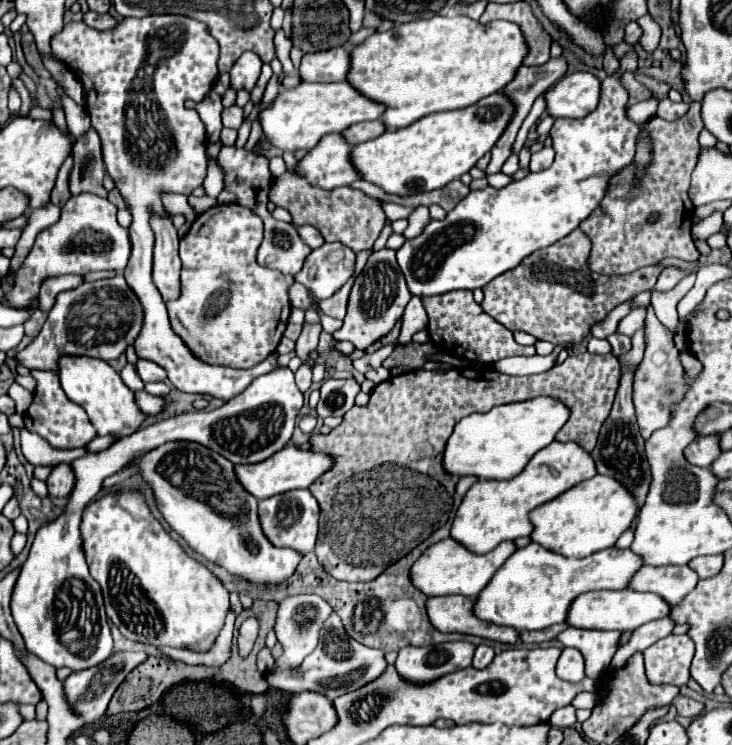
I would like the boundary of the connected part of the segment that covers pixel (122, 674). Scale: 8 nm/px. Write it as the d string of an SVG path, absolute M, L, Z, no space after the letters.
M114 653L110 659L106 659L104 663L100 663L98 667L90 667L78 673L72 673L66 681L64 681L64 691L66 691L66 701L74 707L74 711L78 711L78 715L82 715L82 719L86 719L86 723L94 723L98 721L114 691L118 689L118 685L126 679L126 675L140 663L146 659L146 653Z

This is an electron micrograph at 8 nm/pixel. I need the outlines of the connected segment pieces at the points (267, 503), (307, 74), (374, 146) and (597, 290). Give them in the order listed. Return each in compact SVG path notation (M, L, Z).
M308 489L288 491L286 495L274 495L258 503L258 515L262 523L264 535L274 543L274 547L288 547L298 551L300 555L314 551L316 535L318 535L318 503Z
M336 47L332 51L308 53L302 57L298 67L298 75L308 83L330 83L346 79L350 67L350 51L344 47Z
M494 93L482 99L482 103L466 107L466 111L442 111L438 115L428 115L406 129L384 131L372 141L354 145L350 161L360 179L382 187L392 195L416 195L440 189L468 173L476 161L492 149L512 113L512 103L502 93Z
M574 229L558 243L530 253L518 267L502 273L498 279L492 279L482 289L482 309L510 331L522 329L536 339L550 341L554 345L564 341L578 343L588 335L594 321L604 319L614 307L634 297L634 293L650 291L664 269L642 267L628 275L598 275L590 271L588 257L590 241L580 229Z

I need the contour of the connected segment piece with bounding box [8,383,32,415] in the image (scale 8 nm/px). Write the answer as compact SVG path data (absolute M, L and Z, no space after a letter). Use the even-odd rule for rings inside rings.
M12 383L12 387L8 389L8 395L14 399L14 403L16 403L16 413L24 413L28 407L30 407L30 403L32 403L32 393L30 391L26 391L26 389L22 389L18 383Z

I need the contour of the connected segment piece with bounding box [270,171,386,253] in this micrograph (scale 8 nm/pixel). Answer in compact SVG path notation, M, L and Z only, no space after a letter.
M288 171L274 181L270 201L276 207L284 207L292 215L294 225L312 225L322 233L324 241L340 241L356 253L362 249L370 249L386 225L386 213L380 199L368 197L364 191L352 187L338 187L332 191L310 187L304 179Z

